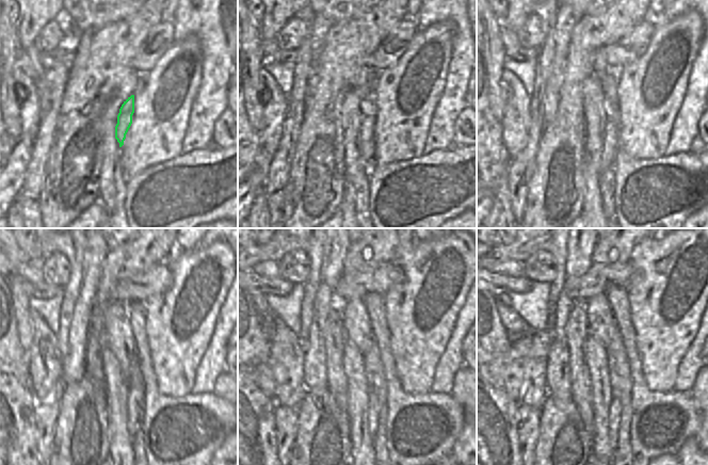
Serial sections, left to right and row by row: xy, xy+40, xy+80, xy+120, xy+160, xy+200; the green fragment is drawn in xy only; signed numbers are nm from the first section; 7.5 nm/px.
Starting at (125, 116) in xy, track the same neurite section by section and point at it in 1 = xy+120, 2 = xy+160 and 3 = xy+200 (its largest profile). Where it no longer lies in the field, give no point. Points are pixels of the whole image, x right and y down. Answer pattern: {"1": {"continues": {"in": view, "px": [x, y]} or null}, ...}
{"1": {"continues": {"in": "xy+120", "px": [135, 393]}}, "2": {"continues": {"in": "xy+160", "px": [374, 404]}}, "3": {"continues": {"in": "xy+200", "px": [614, 415]}}}

